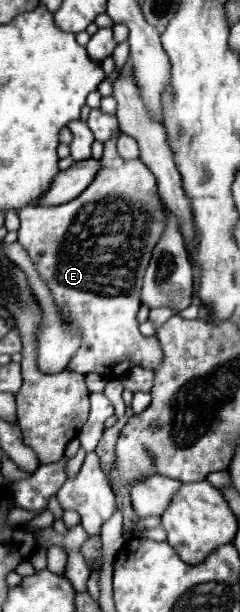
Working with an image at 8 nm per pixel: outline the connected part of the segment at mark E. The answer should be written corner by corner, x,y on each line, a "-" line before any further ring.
116,140
104,144
100,170
92,184
74,200
60,206
26,206
22,208
18,242
28,248
40,276
50,286
54,300
60,302
64,314
78,324
82,332
82,348
76,352
68,370
78,374
96,372
104,378
122,378
134,366
156,370
164,362
164,352
158,338
140,334
138,310
142,278
152,256
152,248
164,230
164,214
160,212
160,196
154,174
140,160
122,160
116,150

